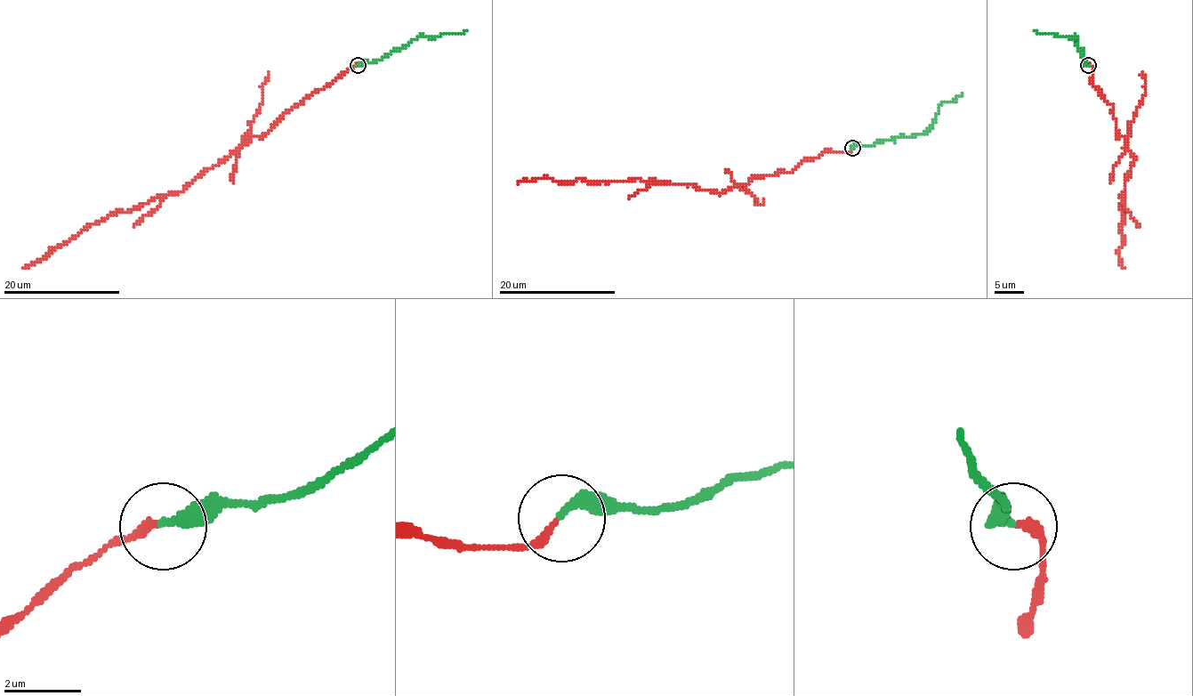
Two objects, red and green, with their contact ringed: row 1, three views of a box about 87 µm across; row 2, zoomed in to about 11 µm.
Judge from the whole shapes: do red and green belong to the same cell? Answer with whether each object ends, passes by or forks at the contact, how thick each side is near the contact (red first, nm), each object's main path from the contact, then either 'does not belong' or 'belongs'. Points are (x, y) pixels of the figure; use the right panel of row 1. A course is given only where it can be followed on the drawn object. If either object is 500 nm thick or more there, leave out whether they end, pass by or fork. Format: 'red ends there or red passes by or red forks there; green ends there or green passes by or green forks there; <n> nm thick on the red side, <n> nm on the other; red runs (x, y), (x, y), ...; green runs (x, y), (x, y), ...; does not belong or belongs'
red ends there; green ends there; 240 nm thick on the red side, 300 nm on the other; red runs (1089, 65), (1093, 68), (1092, 83), (1112, 106), (1118, 135), (1132, 156), (1118, 206), (1123, 210), (1123, 268); green runs (1089, 65), (1080, 52), (1076, 36), (1069, 40), (1035, 30); does not belong

